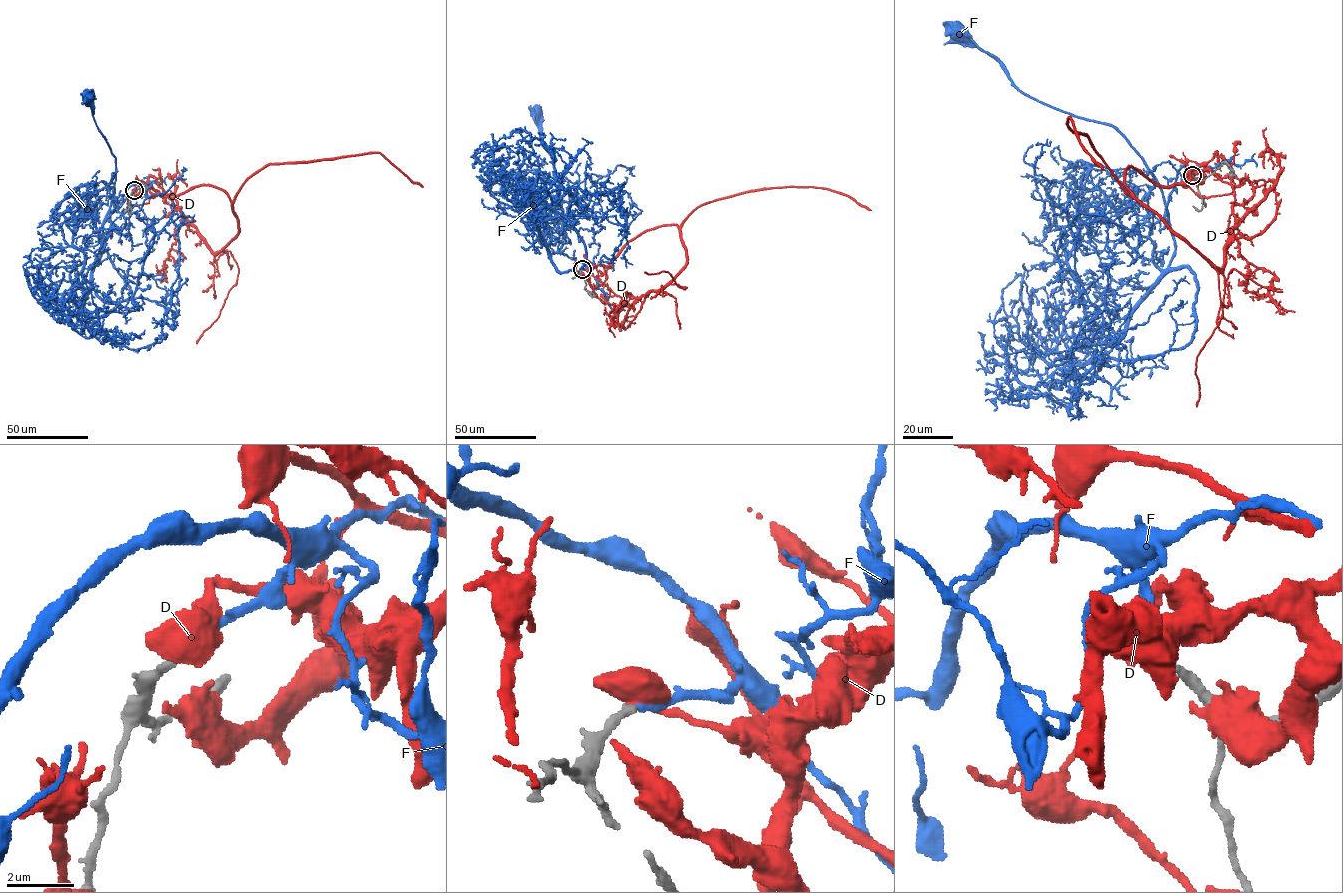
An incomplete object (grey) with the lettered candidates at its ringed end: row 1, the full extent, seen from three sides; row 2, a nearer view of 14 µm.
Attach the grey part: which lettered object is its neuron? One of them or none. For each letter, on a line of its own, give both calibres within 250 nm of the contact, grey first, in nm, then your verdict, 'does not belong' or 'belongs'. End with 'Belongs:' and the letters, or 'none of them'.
D: 280 nm thick on the grey side, 700 nm on the other; does not belong
F: 280 nm thick on the grey side, 240 nm on the other; belongs
Belongs: F

